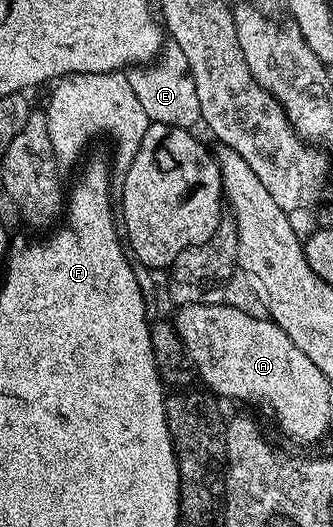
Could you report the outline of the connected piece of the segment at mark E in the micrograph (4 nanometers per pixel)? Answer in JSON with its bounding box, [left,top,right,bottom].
[128,39,201,129]

